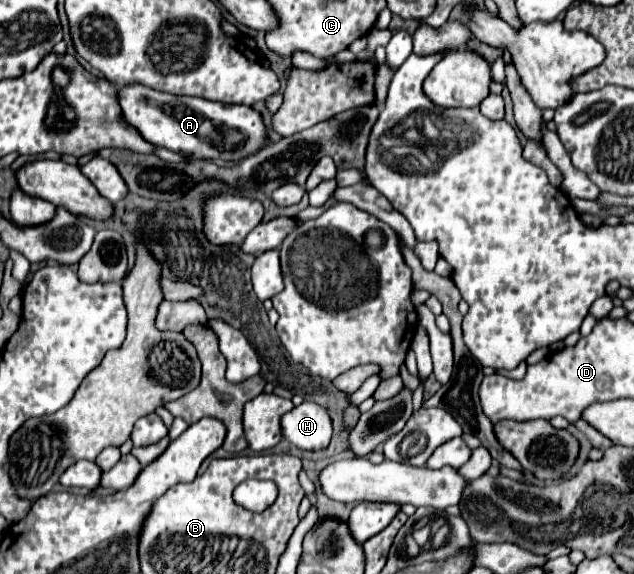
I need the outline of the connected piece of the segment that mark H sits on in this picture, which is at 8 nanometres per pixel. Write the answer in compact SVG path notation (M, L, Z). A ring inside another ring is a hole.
M303 401L281 417L283 439L305 451L321 451L331 441L331 419L327 409Z

